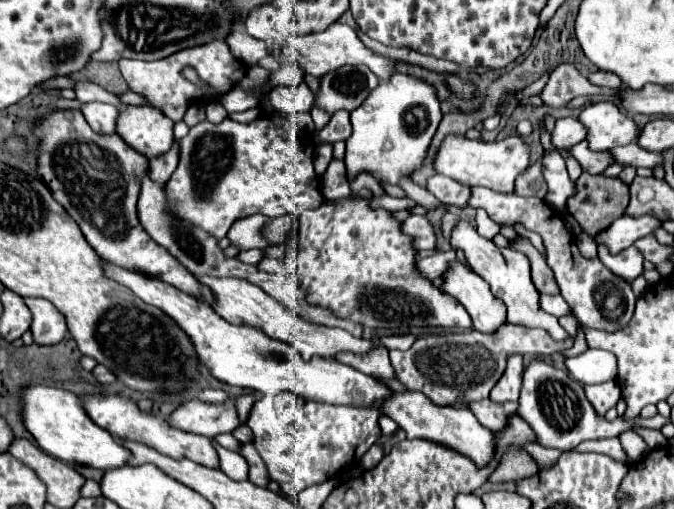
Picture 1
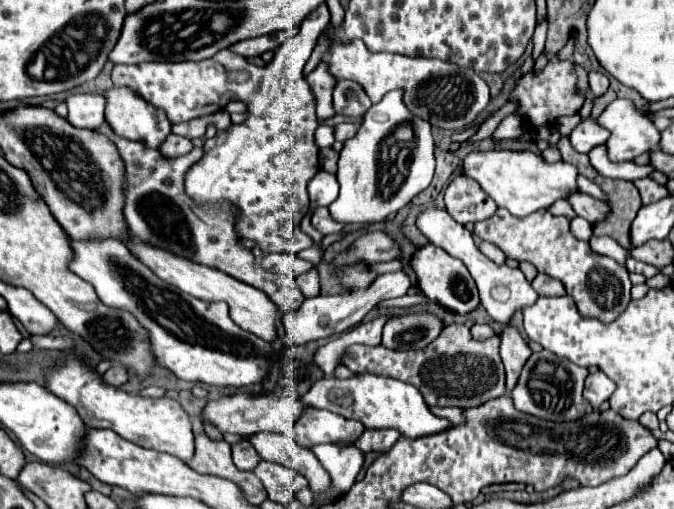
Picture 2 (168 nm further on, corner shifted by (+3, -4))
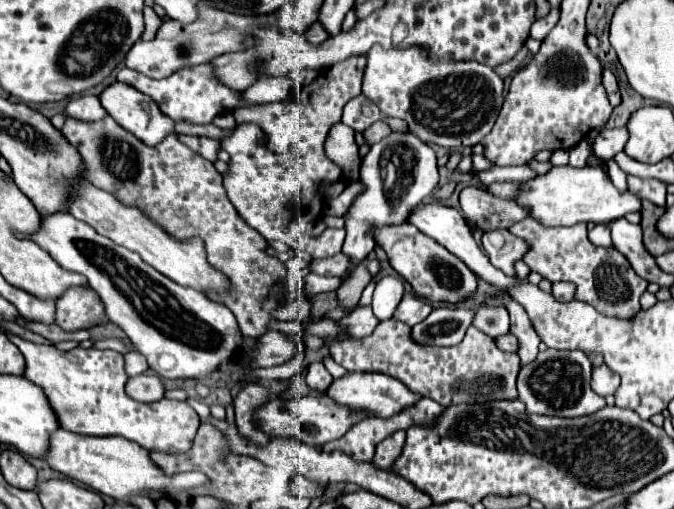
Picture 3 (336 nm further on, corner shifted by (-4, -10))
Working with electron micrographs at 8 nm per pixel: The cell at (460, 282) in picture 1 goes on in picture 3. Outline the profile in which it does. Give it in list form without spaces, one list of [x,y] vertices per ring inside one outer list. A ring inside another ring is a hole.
[[[411,223],[385,225],[375,231],[375,241],[387,251],[391,267],[401,273],[413,287],[413,291],[427,301],[443,301],[451,305],[461,305],[477,291],[475,273],[463,265],[453,253],[443,249],[435,239],[423,235]]]

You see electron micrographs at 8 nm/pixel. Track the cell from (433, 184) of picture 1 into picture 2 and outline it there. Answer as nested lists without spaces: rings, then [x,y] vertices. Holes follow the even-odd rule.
[[[456,177],[444,193],[448,213],[462,225],[484,221],[496,213],[498,205],[470,177]]]

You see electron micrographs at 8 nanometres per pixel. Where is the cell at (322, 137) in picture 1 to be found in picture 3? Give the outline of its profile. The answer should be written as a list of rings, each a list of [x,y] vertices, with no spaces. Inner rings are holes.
[[[377,121],[377,123],[373,123],[369,129],[363,131],[363,137],[365,137],[365,143],[367,143],[367,145],[373,145],[373,143],[377,143],[379,139],[383,139],[383,137],[389,135],[389,133],[391,133],[391,129],[389,129],[383,121]]]

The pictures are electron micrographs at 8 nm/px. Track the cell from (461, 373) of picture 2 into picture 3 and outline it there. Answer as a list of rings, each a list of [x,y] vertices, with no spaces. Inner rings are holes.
[[[387,319],[381,321],[373,335],[365,339],[331,341],[329,351],[331,357],[347,371],[385,373],[443,407],[449,407],[449,403],[487,403],[517,397],[515,377],[519,371],[519,357],[499,351],[493,339],[475,327],[469,327],[465,339],[455,347],[419,347],[417,343],[411,343],[407,325]]]

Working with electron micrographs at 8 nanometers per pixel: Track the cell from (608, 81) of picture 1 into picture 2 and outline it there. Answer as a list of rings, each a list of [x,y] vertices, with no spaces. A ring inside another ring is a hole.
[[[590,71],[588,79],[590,79],[590,91],[592,91],[592,95],[600,97],[600,95],[606,93],[606,89],[608,89],[608,77],[604,73]]]

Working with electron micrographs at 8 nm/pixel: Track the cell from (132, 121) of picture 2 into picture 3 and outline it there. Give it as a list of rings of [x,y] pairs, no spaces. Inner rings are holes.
[[[113,83],[109,85],[101,95],[101,105],[107,109],[107,113],[129,133],[133,133],[137,139],[143,139],[143,143],[149,145],[159,145],[167,135],[175,133],[175,123],[167,117],[161,115],[159,107],[155,101],[151,101],[147,95],[143,95],[141,91],[135,91],[133,87],[125,85],[125,83]]]

